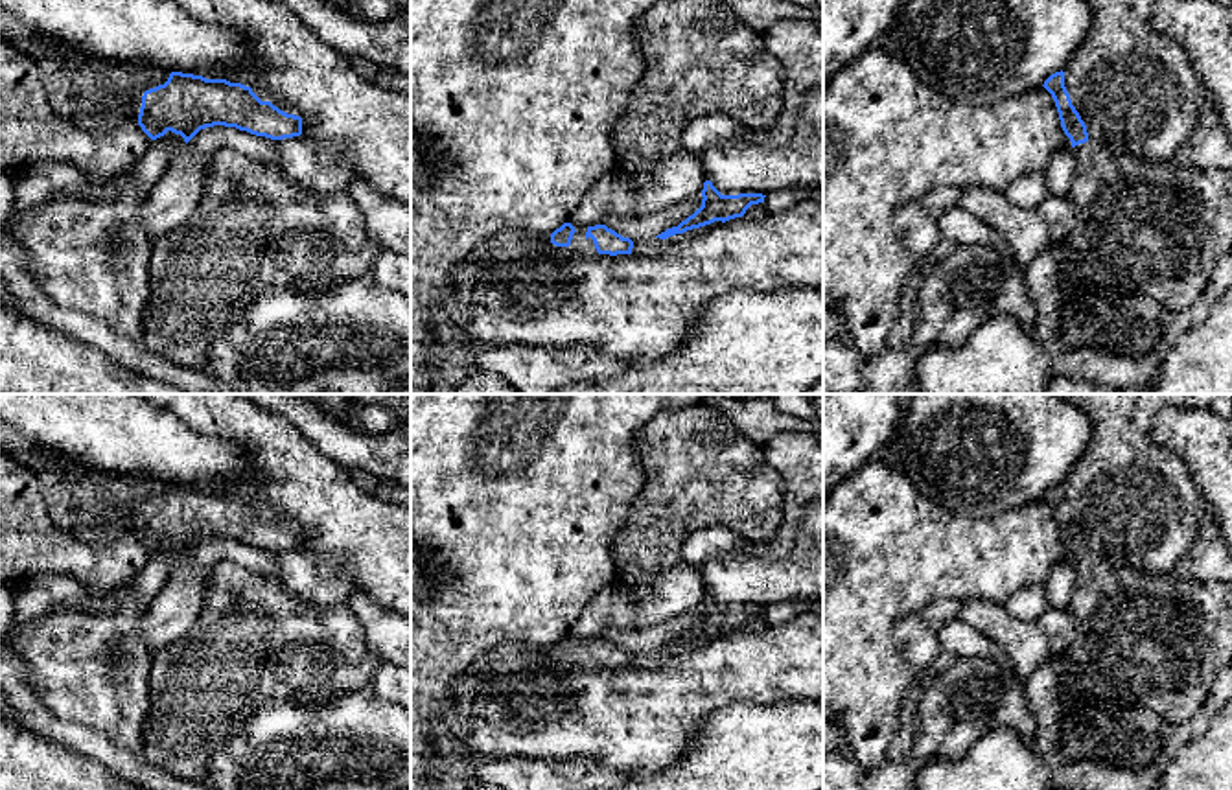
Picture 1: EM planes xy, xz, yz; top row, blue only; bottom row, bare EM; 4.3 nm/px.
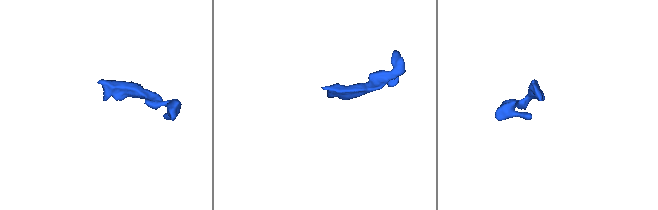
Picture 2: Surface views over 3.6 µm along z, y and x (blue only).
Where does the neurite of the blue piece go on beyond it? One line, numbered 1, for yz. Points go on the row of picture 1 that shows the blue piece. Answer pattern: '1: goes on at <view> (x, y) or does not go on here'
1: goes on at yz (1157, 229)

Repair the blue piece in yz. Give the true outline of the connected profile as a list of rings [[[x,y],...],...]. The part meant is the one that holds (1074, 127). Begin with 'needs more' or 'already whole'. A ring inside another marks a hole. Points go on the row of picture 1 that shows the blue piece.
needs more; [[[1063,70],[1052,74],[1042,87],[1052,94],[1061,127],[1075,153],[1068,193],[1077,223],[1020,269],[1035,298],[1033,333],[1053,354],[1061,350],[1061,315],[1081,289],[1105,296],[1110,295],[1109,287],[1116,287],[1120,295],[1142,295],[1144,306],[1164,317],[1203,298],[1217,261],[1232,250],[1232,169],[1188,168],[1175,158],[1112,155],[1088,138],[1064,87]]]

